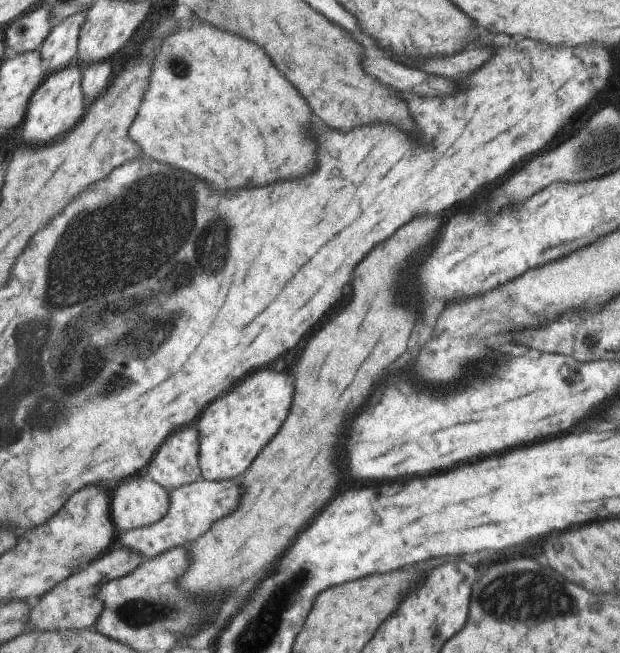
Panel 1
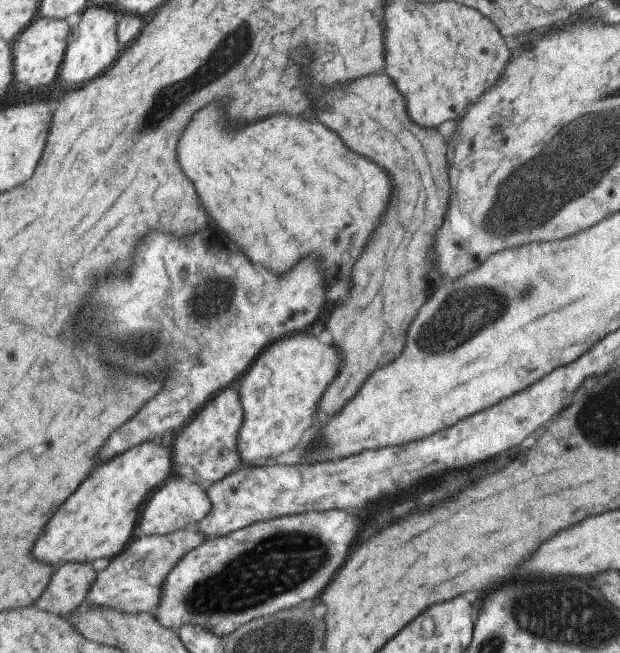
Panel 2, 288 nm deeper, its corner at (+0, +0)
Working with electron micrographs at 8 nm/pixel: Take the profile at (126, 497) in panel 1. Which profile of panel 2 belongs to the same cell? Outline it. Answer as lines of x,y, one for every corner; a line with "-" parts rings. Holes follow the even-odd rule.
173,476
163,486
159,486
145,502
145,508
141,510
141,518
135,530
135,538
139,540
145,536
171,536
189,526
197,526
201,520
205,520
205,516
211,510
213,510
213,502
207,490
197,486
197,482

